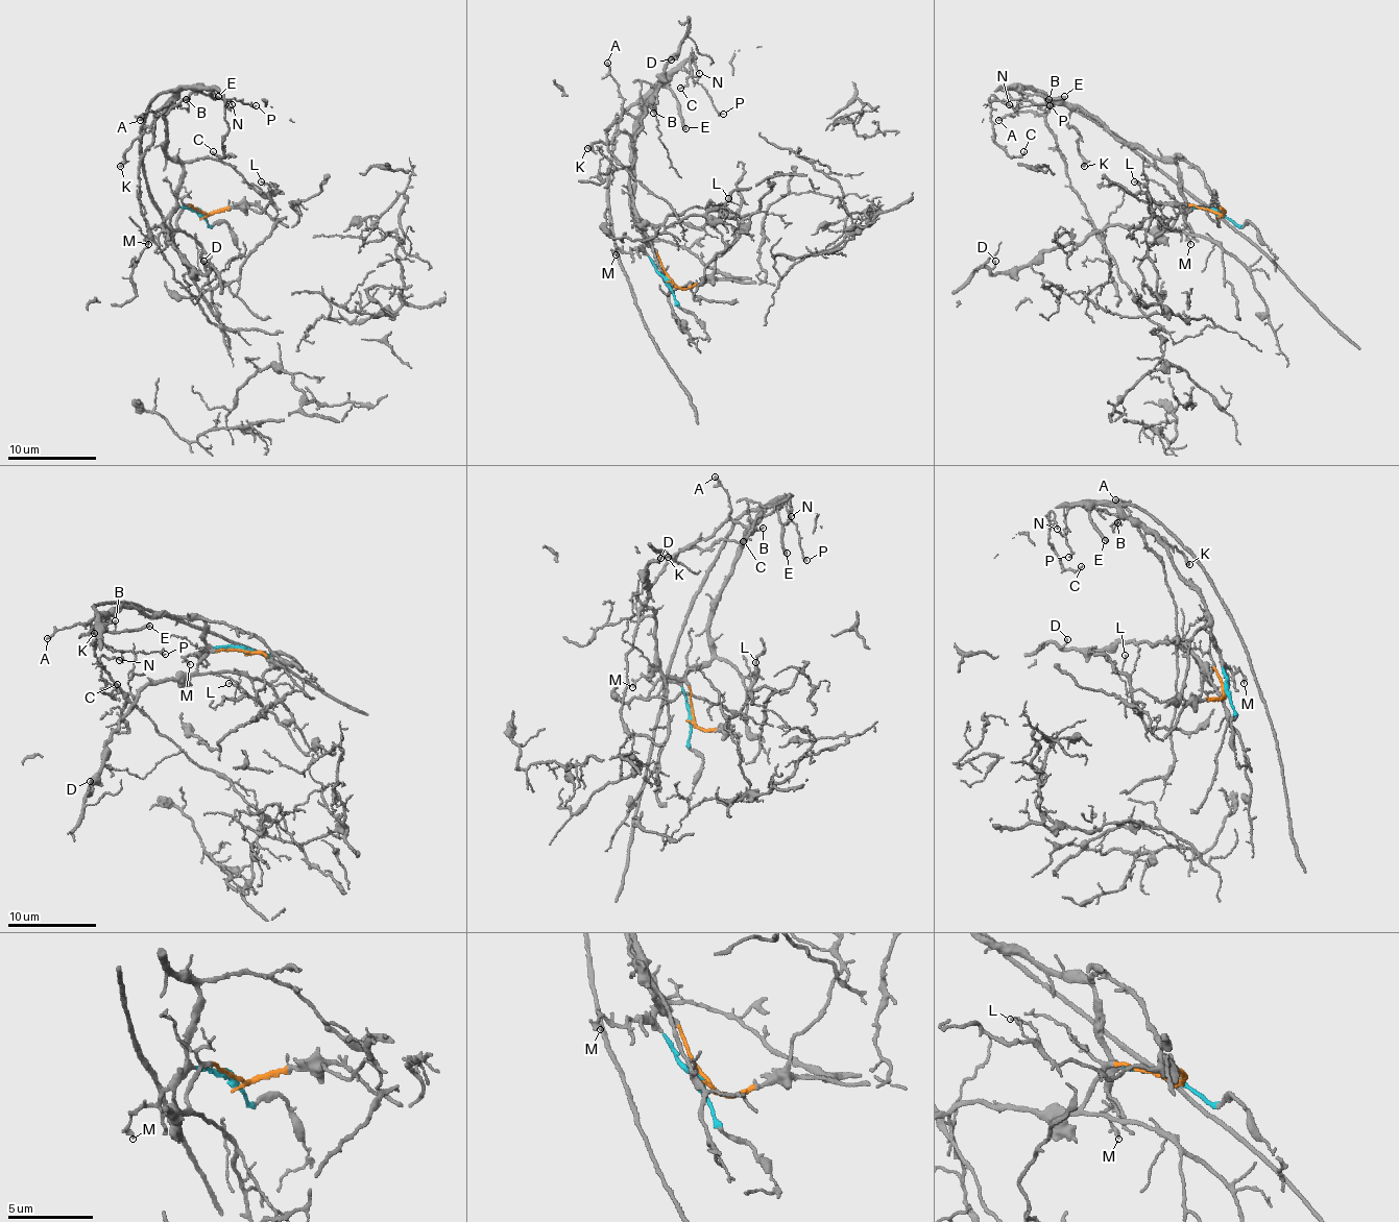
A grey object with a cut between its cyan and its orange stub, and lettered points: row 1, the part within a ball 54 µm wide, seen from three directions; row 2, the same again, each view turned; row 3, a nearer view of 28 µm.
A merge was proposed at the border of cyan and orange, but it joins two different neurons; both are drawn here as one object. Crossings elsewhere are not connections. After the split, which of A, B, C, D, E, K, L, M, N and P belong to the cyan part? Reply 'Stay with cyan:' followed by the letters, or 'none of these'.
Stay with cyan: A, B, C, E, K, M, N, P

